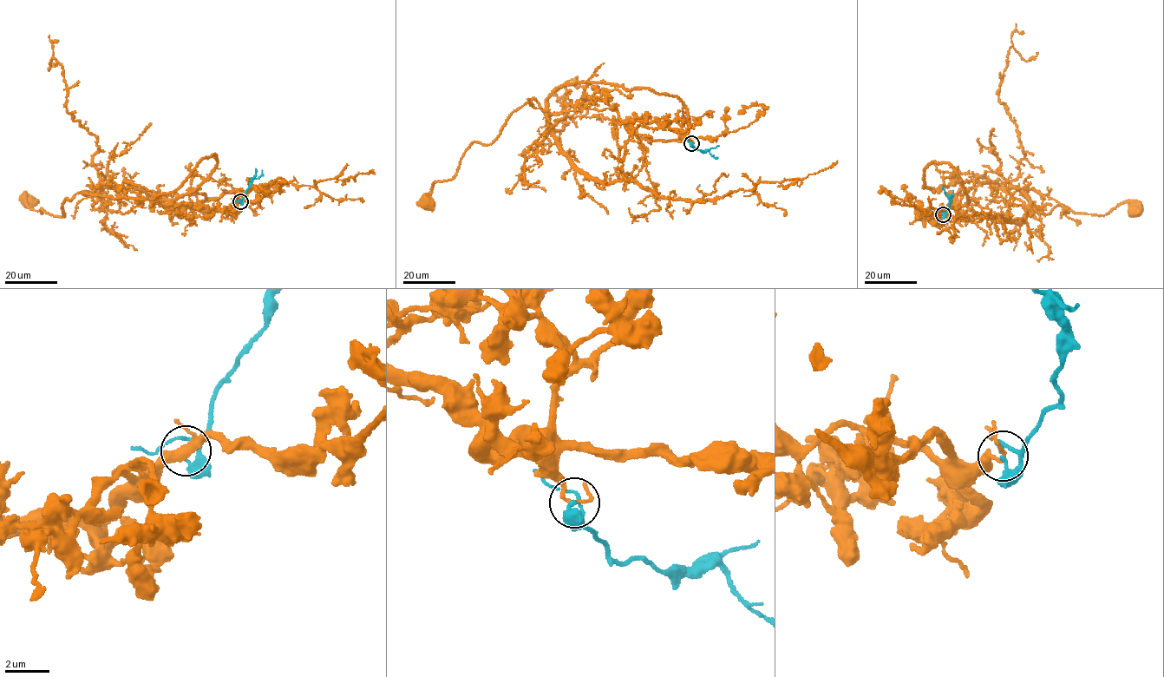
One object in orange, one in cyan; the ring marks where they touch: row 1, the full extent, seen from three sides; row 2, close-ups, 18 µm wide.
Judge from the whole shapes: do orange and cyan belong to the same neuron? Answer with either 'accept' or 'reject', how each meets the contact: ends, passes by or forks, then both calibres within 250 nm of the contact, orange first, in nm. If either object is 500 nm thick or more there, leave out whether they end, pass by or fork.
reject | orange passes by | cyan ends | 130/160 nm

